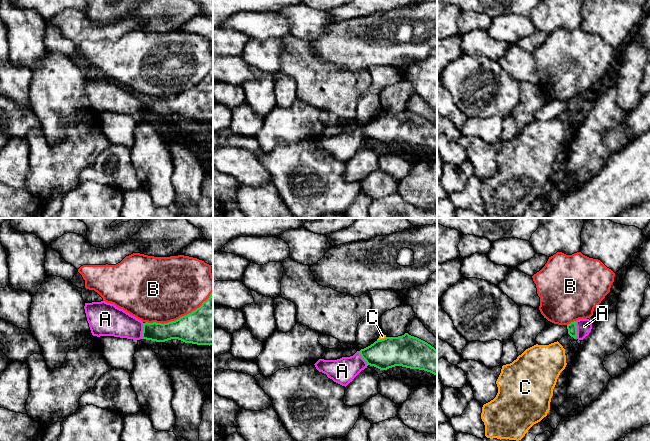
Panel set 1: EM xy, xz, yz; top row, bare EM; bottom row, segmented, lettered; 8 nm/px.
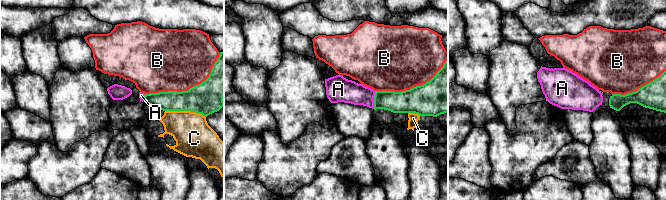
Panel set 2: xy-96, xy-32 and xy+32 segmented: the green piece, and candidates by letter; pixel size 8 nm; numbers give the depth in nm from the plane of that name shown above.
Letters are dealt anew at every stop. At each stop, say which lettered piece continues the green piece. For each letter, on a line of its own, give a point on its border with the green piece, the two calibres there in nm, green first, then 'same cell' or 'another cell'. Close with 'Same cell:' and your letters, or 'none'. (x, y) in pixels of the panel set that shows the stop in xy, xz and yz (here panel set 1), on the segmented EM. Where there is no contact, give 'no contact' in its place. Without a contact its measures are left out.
A: yz (576, 330) | 80/120 nm | same cell
B: xy (180, 317) | 340/500 nm | another cell
C: xz (381, 339) | 260/50 nm | another cell
Same cell: A

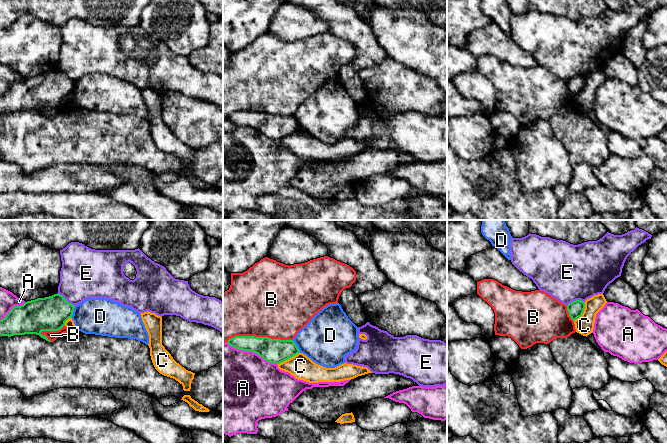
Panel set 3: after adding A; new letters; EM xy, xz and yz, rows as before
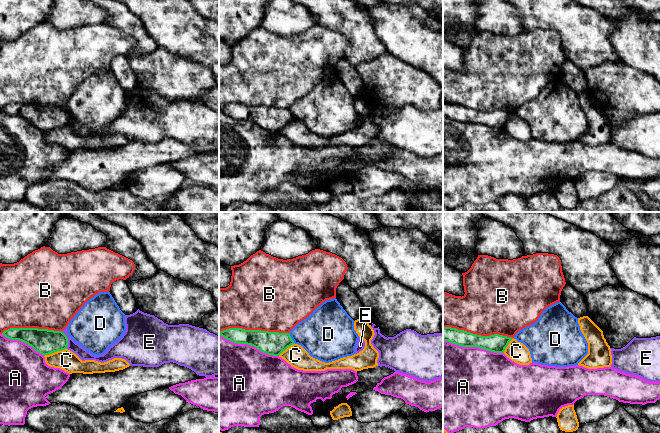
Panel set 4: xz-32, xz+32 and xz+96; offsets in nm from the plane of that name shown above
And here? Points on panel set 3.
A: xz (252, 351) | 200/480 nm | another cell
B: xz (259, 337) | 200/500 nm | another cell
C: xz (288, 358) | 200/190 nm | another cell
D: xz (296, 346) | 200/400 nm | another cell
E: xy (66, 299) | 280/380 nm | another cell
Same cell: none

